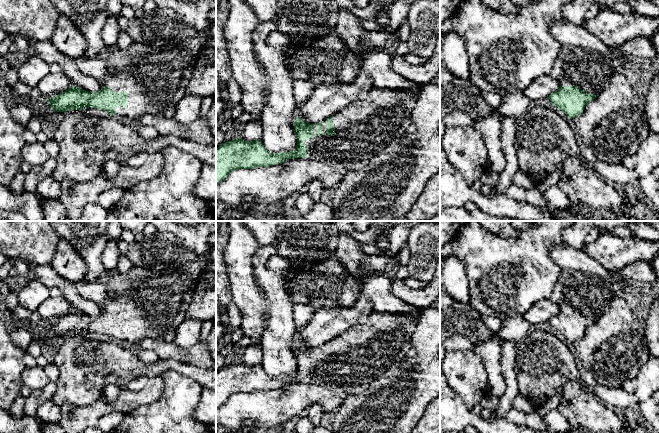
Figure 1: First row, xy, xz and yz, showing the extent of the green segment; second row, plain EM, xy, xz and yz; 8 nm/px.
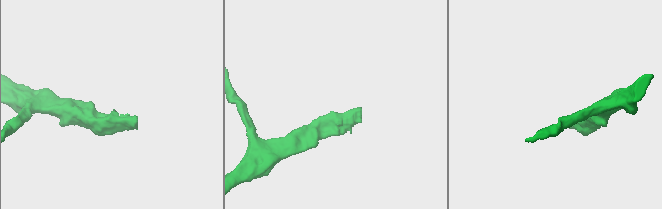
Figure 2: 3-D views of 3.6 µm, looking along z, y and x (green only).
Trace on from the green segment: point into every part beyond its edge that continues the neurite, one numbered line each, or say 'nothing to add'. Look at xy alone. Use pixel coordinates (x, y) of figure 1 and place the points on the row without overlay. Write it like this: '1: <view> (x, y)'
1: xy (155, 301)

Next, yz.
1: yz (590, 294)

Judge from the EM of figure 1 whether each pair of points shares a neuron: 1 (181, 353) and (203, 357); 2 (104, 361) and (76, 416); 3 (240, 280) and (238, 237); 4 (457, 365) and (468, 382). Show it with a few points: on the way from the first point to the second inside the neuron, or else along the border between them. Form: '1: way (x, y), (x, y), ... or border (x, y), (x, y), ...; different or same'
1: way (186, 355), (198, 355); same
2: border (102, 395), (86, 405), (63, 404), (60, 406); different
3: way (240, 269), (239, 248); same
4: way (461, 369), (468, 378); same

